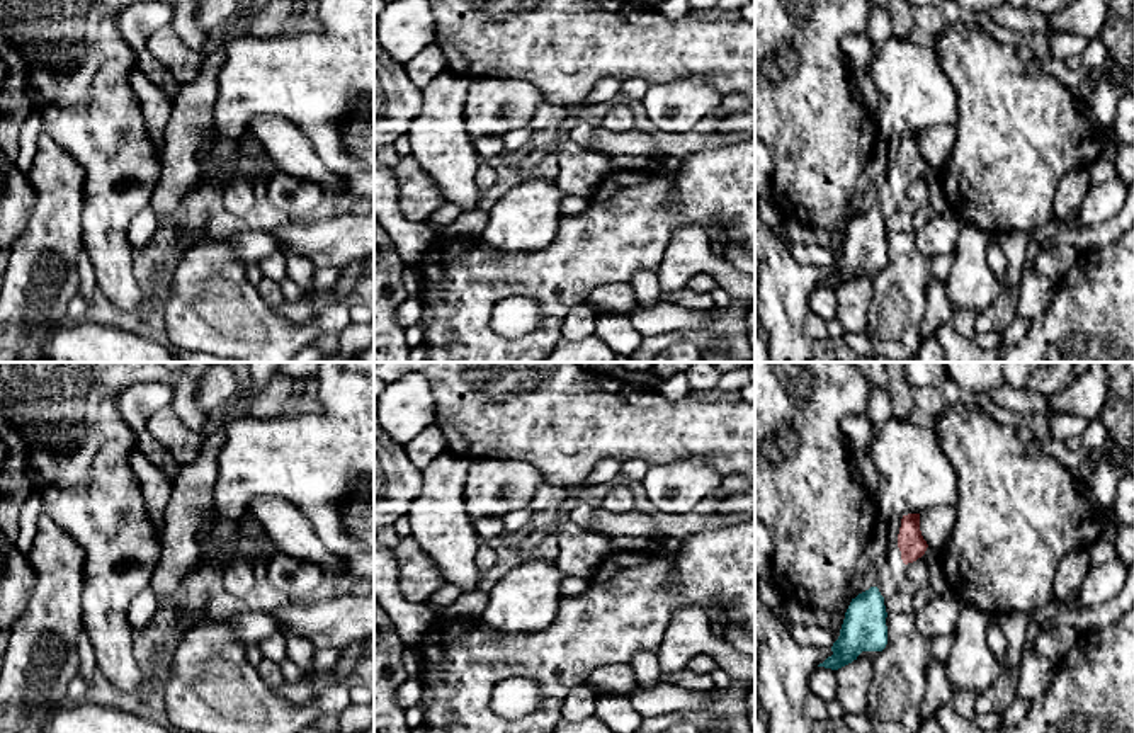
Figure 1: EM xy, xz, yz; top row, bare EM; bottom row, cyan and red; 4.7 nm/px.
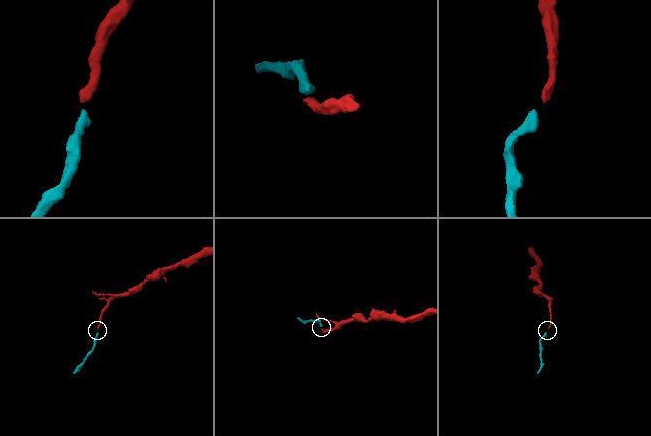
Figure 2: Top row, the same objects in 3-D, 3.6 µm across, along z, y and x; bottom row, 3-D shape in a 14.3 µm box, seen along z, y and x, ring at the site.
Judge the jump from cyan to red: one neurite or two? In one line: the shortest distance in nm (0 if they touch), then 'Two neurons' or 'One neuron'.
Distance 180 nm. One neuron

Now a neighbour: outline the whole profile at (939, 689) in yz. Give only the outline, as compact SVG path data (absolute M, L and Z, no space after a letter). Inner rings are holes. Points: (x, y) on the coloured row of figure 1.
M933 662L927 673L927 690L921 702L921 719L933 719L935 711L952 697L952 685L947 675L945 663Z

